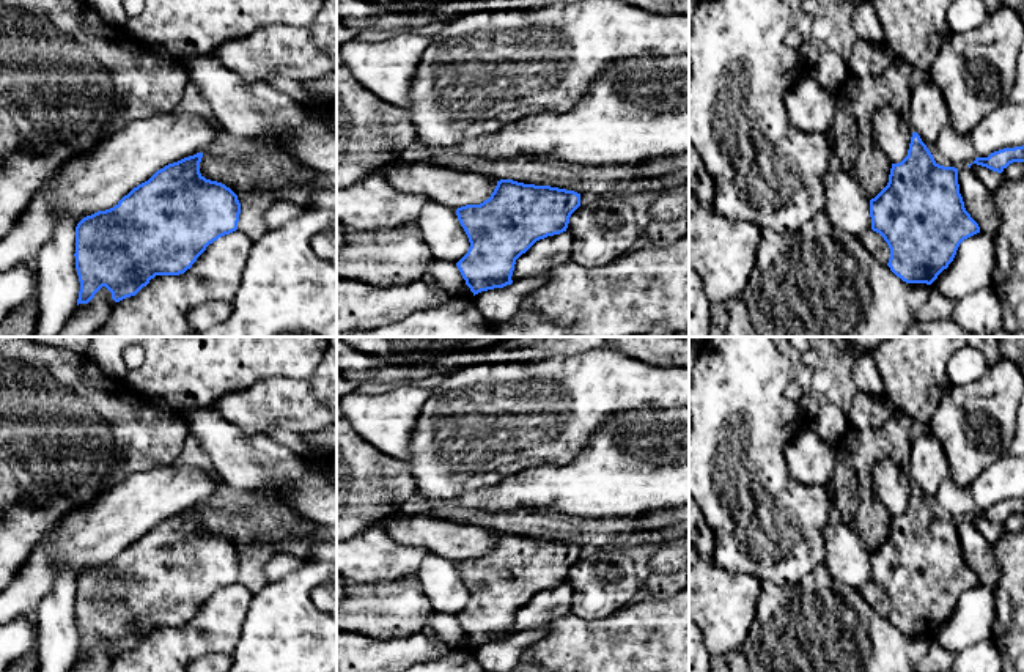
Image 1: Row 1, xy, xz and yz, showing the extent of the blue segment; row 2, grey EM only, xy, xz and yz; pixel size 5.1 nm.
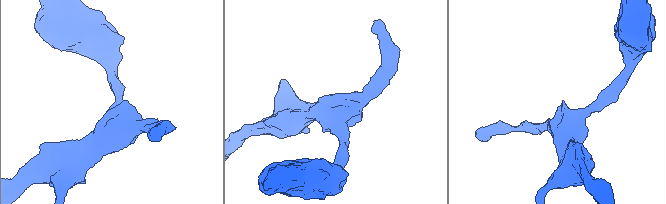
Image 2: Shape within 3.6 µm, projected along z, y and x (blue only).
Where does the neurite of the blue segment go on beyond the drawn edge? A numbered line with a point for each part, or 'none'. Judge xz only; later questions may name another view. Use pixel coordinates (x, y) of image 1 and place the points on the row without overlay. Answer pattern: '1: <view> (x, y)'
none

